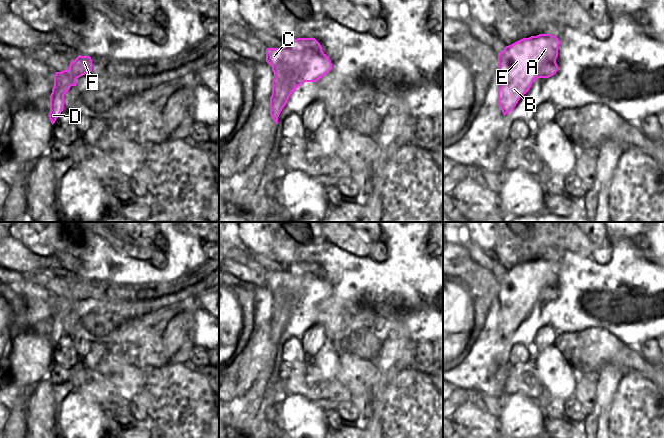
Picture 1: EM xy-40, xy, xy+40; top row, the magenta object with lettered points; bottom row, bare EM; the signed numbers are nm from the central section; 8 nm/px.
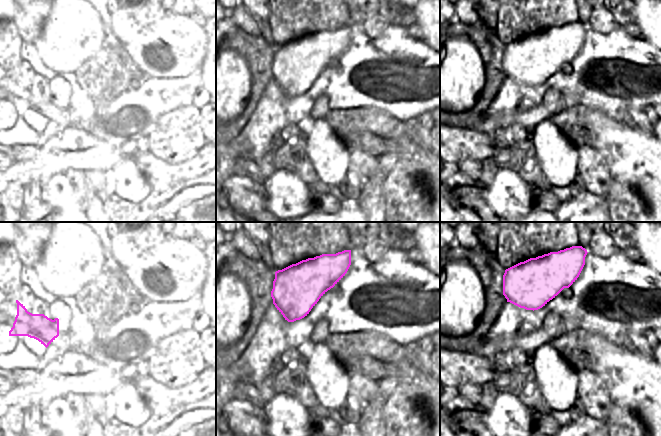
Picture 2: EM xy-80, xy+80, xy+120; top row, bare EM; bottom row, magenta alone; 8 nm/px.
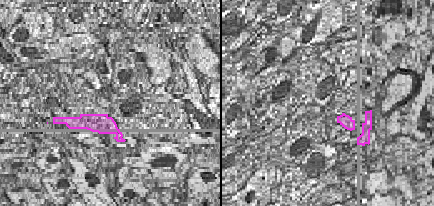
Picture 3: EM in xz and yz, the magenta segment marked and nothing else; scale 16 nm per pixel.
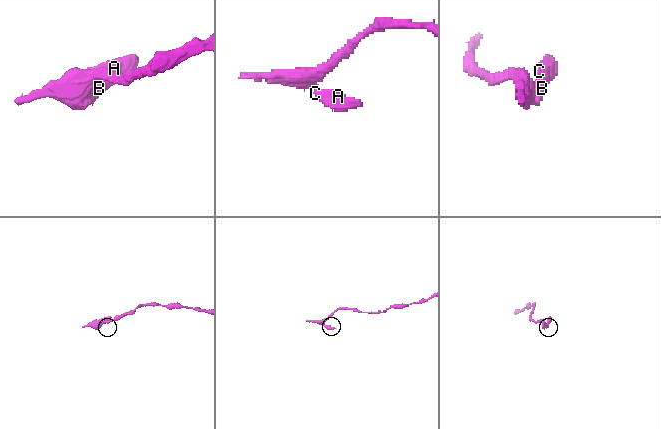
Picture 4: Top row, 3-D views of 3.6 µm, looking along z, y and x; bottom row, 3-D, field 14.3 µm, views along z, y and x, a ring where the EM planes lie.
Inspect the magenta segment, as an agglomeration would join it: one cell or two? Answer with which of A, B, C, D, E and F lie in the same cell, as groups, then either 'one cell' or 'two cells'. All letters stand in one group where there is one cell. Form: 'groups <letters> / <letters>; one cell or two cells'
groups A B C D E F; one cell

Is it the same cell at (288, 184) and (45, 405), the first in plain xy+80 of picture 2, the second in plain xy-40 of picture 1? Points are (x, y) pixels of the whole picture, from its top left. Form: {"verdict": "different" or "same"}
{"verdict": "different"}

